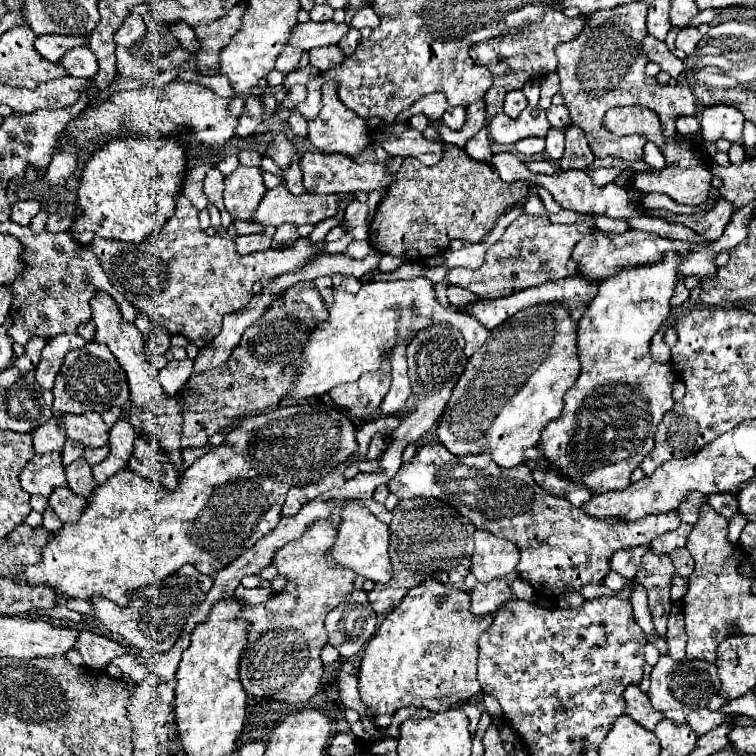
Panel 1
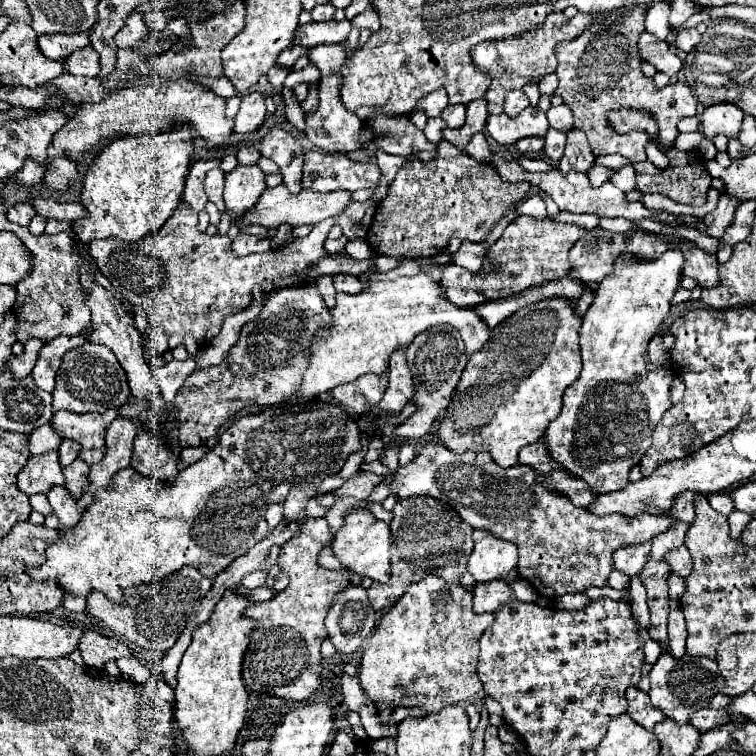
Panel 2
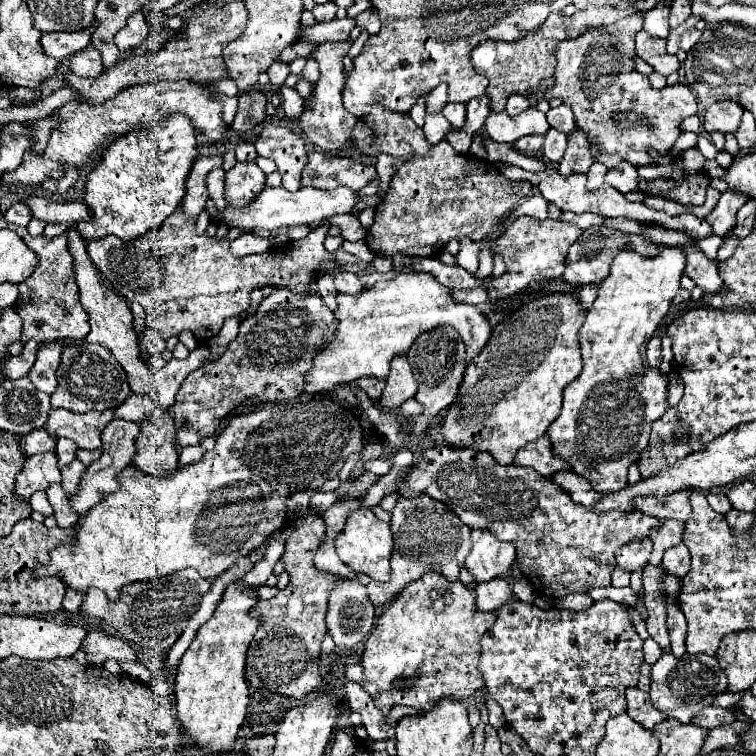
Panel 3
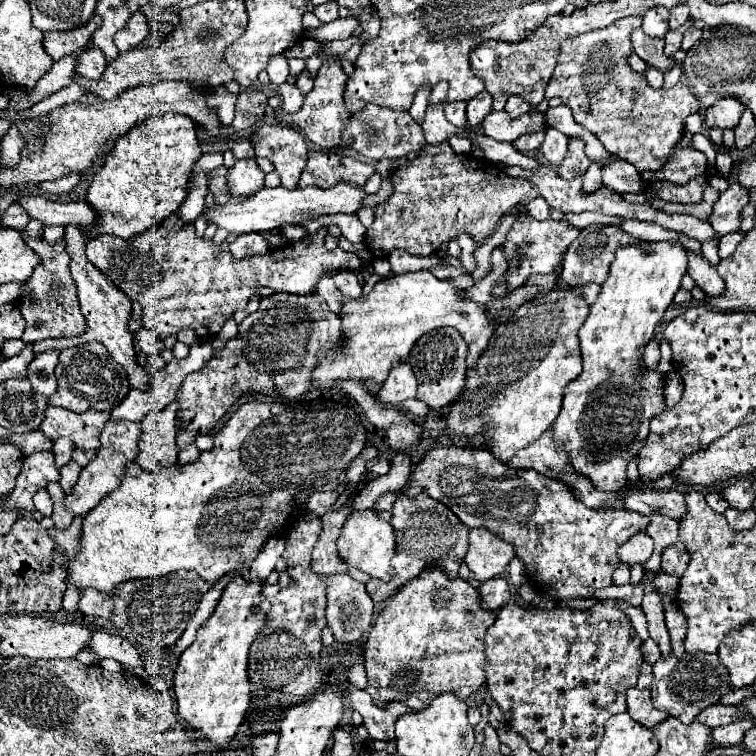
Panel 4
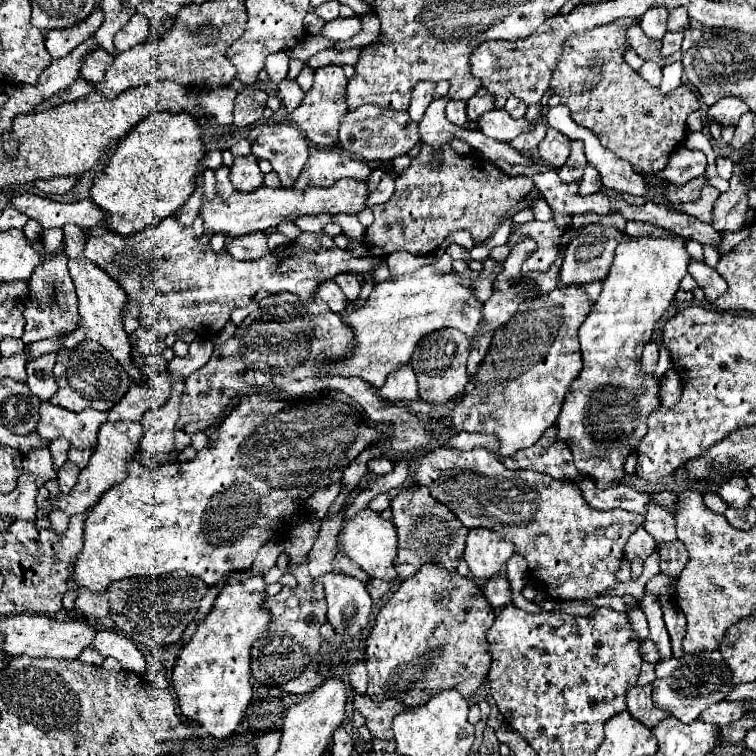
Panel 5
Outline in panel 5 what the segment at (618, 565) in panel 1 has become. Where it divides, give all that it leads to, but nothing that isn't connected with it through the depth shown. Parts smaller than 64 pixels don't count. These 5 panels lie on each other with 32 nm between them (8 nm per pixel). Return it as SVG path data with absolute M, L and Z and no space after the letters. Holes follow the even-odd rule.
M638 526L636 532L630 536L626 548L624 548L624 558L646 560L654 552L654 548L656 548L654 538L644 530L644 526Z

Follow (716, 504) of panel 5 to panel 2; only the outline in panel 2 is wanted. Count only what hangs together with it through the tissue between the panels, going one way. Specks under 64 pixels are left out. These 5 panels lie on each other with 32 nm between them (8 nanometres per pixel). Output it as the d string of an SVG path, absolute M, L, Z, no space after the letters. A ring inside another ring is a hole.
M708 494L708 502L716 512L720 512L724 516L728 516L734 510L734 504L728 494Z

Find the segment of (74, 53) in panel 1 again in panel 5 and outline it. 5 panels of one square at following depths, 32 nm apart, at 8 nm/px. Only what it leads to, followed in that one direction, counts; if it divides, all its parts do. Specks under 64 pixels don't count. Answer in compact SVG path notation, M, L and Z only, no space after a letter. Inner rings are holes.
M96 48L90 56L84 58L84 66L82 66L82 76L90 82L102 82L106 78L106 70L112 66L114 62L114 54Z

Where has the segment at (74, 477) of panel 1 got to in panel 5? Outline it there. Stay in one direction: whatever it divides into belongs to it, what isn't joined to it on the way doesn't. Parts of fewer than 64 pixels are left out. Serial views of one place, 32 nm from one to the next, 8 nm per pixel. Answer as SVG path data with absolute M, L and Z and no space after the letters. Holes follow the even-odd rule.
M70 460L58 470L58 486L60 486L60 490L64 492L64 494L70 494L72 492L72 488L74 488L74 484L76 484L76 478L78 478L78 468L76 468L76 464L72 464Z

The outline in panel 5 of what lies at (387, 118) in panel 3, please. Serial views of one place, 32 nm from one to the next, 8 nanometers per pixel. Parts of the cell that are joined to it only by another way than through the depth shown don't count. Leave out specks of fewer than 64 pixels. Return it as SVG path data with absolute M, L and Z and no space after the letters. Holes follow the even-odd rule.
M360 106L356 110L350 110L342 124L340 124L340 132L338 132L338 144L340 148L358 154L360 158L366 158L366 162L390 162L392 158L406 154L412 150L412 146L416 146L420 142L418 136L418 126L414 120L410 120L406 110L380 110L376 106Z

